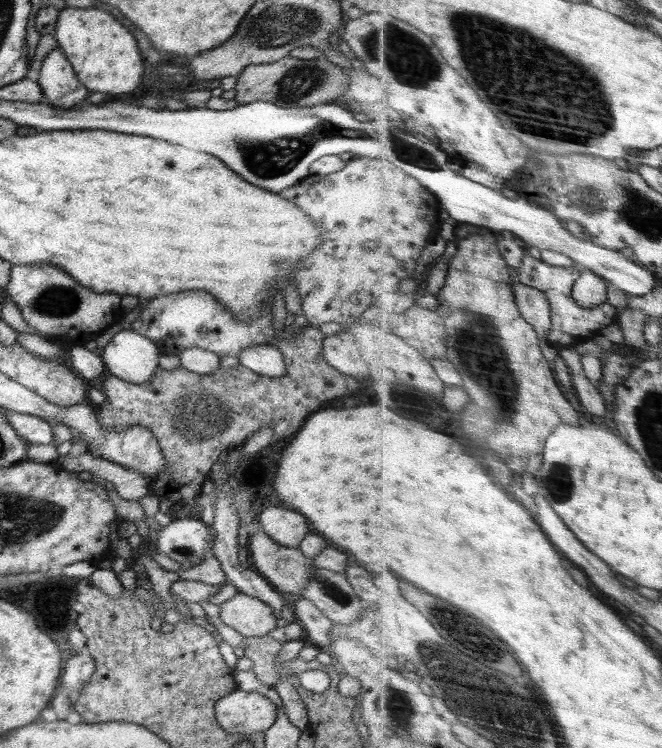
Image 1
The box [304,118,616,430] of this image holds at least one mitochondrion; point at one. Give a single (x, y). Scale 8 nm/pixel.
(412, 154)

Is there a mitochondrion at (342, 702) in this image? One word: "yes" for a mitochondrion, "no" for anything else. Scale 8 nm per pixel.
no

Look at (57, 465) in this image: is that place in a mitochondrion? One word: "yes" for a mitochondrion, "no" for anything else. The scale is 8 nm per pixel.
no

